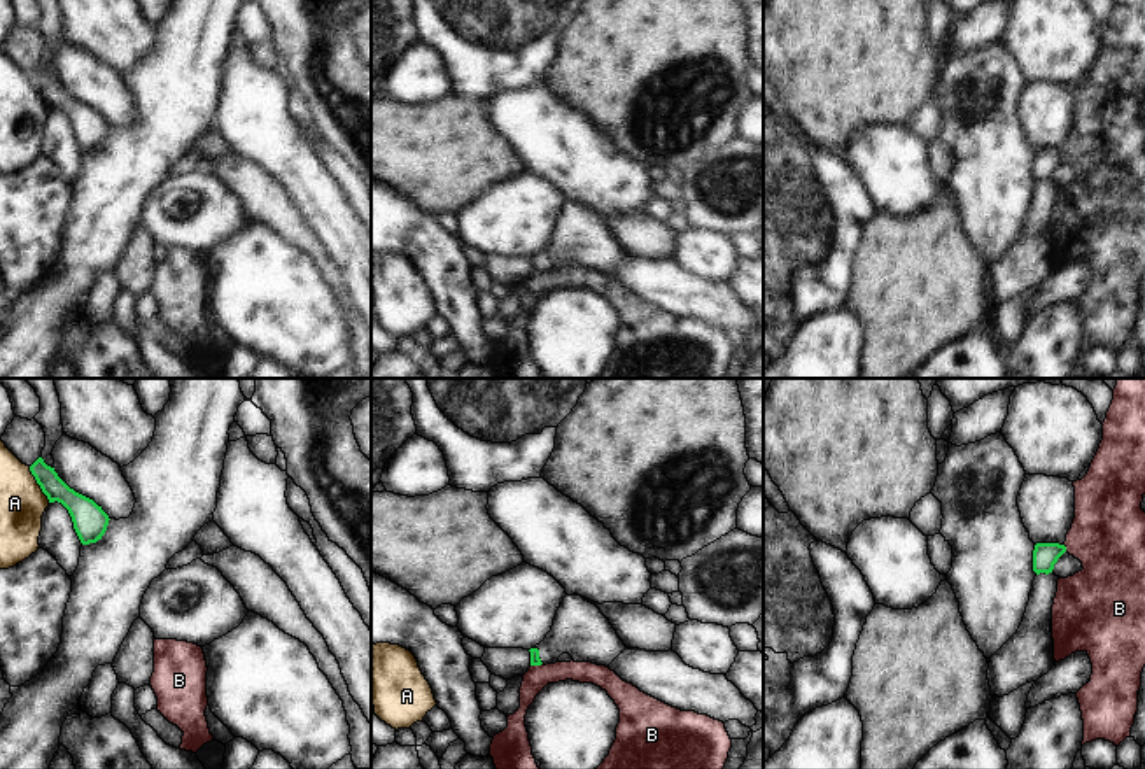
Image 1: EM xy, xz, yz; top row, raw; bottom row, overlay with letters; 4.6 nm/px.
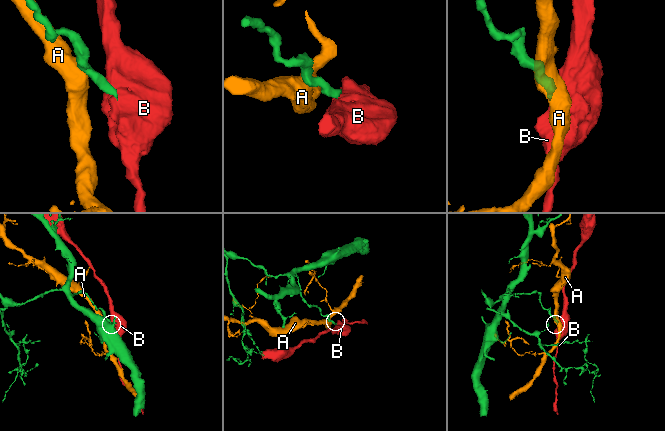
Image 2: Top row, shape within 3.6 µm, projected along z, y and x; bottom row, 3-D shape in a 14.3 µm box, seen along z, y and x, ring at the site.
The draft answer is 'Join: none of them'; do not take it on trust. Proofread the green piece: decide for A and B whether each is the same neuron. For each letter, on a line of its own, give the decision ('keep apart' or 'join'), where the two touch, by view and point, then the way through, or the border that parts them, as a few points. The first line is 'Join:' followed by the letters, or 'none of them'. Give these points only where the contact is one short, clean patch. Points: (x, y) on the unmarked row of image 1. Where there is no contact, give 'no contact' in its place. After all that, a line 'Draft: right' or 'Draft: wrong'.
Join: none of them
A: keep apart; meets green in xy at (37, 90); border along xy (28, 74), (49, 109)
B: keep apart; meets green in yz at (1065, 156); border along yz (1063, 153), (1067, 158)
Draft: right

